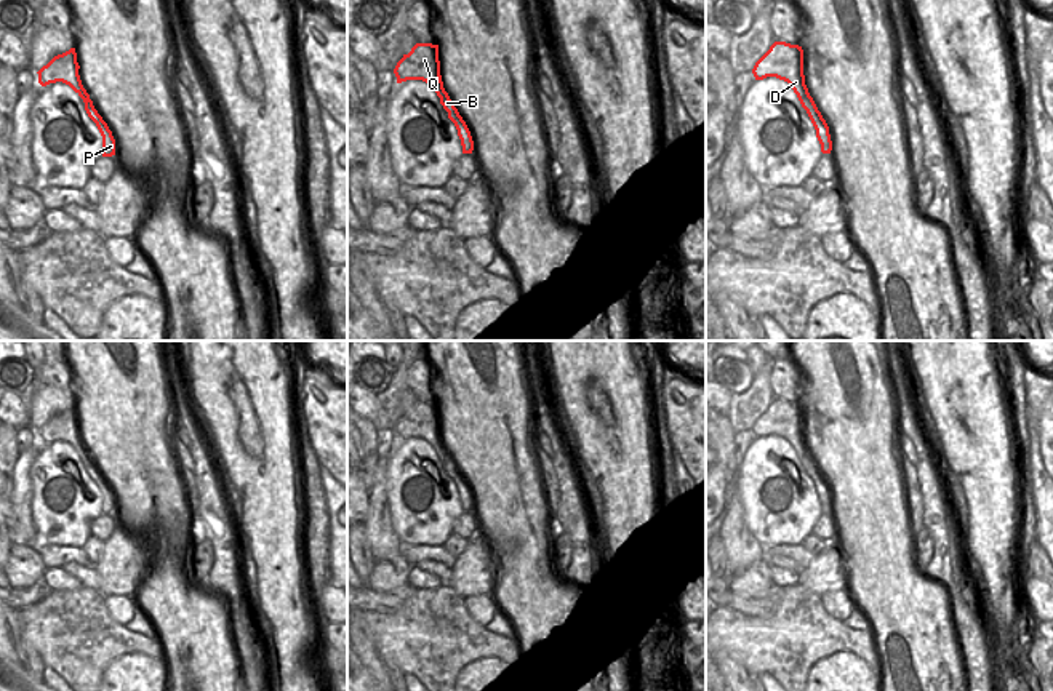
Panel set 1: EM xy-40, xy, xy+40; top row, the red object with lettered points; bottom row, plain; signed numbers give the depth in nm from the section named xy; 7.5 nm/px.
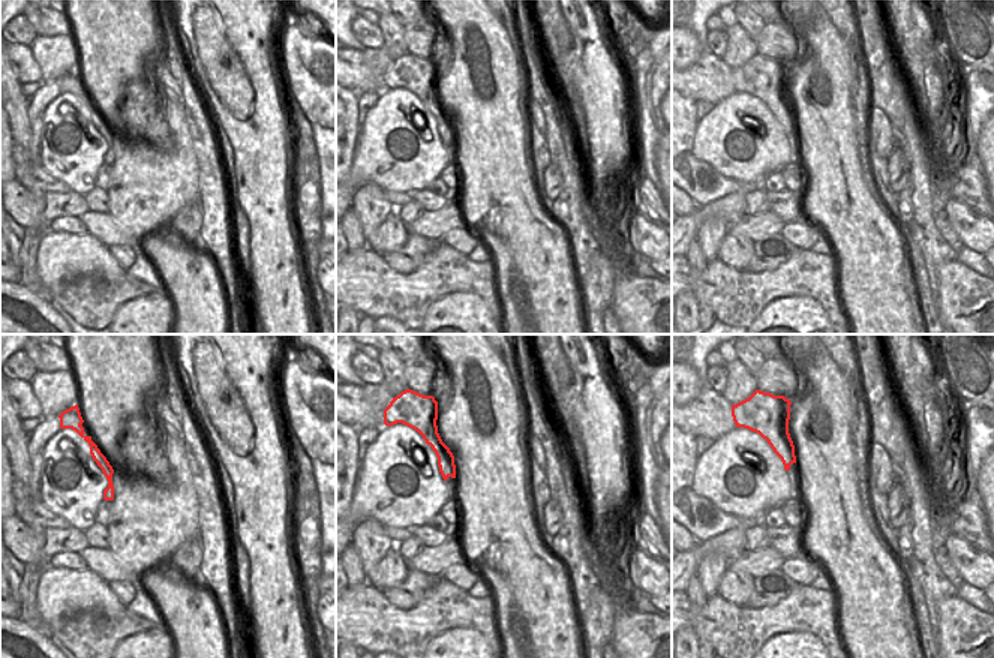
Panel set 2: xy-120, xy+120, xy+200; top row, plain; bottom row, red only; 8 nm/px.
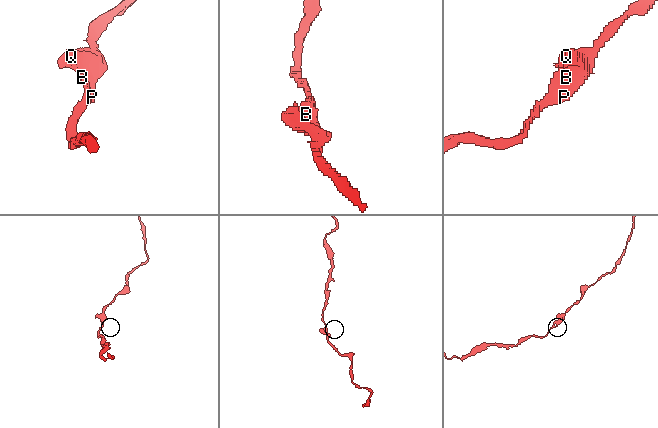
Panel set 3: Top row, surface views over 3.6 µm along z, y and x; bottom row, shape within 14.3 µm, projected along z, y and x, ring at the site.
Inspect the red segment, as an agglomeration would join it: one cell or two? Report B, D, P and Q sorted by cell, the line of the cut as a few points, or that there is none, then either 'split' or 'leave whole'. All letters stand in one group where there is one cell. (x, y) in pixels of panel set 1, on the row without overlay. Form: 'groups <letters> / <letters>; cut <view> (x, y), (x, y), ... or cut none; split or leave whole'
groups B D P Q; cut none; leave whole

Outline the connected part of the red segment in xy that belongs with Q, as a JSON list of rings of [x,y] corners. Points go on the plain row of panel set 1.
[[[416,401],[408,413],[397,421],[394,432],[397,441],[406,438],[426,440],[440,456],[440,462],[448,470],[448,477],[454,481],[461,497],[462,512],[472,512],[474,499],[470,489],[443,446],[438,419],[438,403]]]

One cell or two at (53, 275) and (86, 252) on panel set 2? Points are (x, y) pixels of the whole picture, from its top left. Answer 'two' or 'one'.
one

